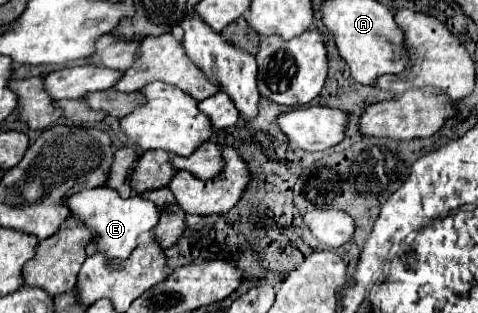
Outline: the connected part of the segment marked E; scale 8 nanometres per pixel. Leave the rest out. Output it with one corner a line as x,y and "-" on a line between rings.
109,187
85,189
77,195
71,195
67,199
67,207
71,213
69,217
79,219
93,231
93,249
105,253
107,259
119,259
119,261
125,261
137,247
137,237
145,231
151,231
159,221
159,211
151,201
145,201
137,195
121,199
117,191

